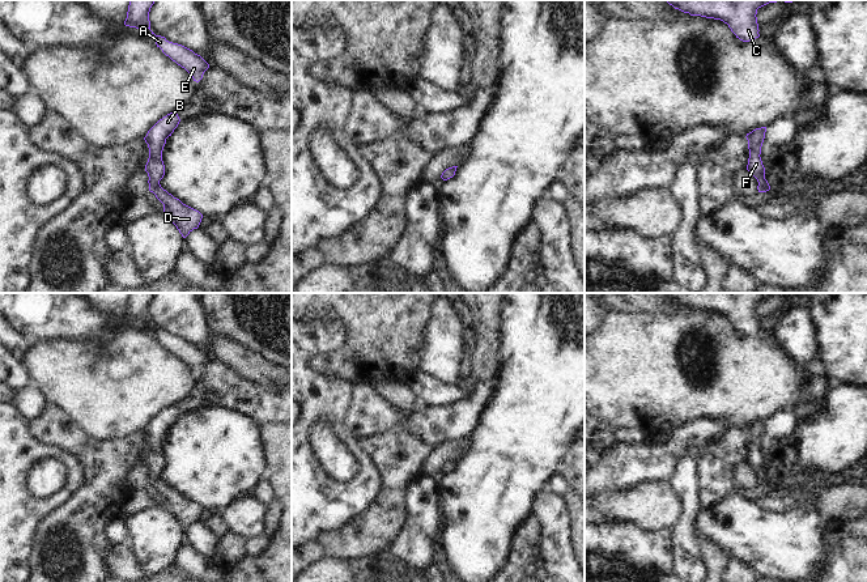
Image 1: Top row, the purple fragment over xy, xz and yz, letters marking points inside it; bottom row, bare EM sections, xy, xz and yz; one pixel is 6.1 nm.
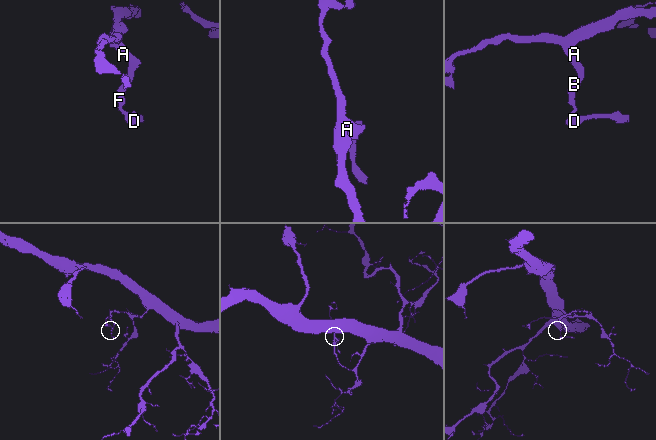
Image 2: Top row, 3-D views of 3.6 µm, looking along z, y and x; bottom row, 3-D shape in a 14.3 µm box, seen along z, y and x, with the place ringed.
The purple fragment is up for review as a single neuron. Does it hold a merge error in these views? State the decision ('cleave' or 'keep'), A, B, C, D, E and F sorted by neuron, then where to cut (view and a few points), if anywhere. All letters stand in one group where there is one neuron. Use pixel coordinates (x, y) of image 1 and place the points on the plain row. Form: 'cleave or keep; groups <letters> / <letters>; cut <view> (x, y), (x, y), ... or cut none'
keep; groups A B C D E F; cut none

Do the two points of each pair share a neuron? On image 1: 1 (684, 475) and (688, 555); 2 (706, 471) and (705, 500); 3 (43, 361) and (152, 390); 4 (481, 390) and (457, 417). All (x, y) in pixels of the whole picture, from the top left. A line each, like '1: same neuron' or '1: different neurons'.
1: same neuron
2: same neuron
3: same neuron
4: same neuron

